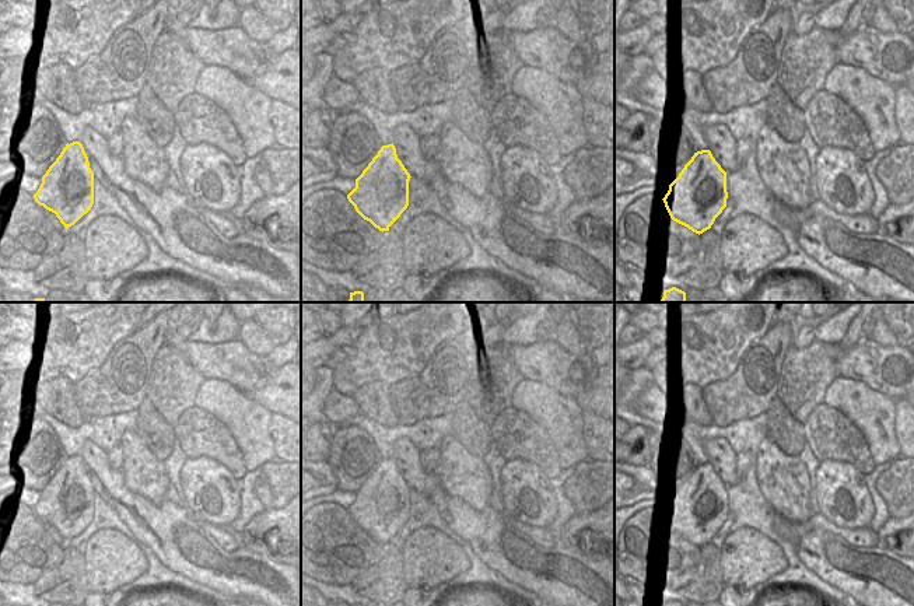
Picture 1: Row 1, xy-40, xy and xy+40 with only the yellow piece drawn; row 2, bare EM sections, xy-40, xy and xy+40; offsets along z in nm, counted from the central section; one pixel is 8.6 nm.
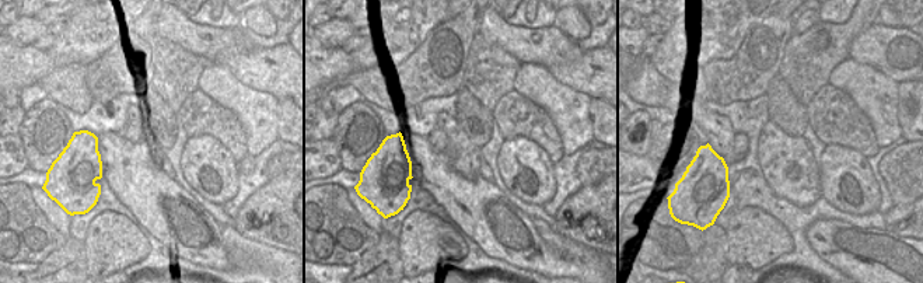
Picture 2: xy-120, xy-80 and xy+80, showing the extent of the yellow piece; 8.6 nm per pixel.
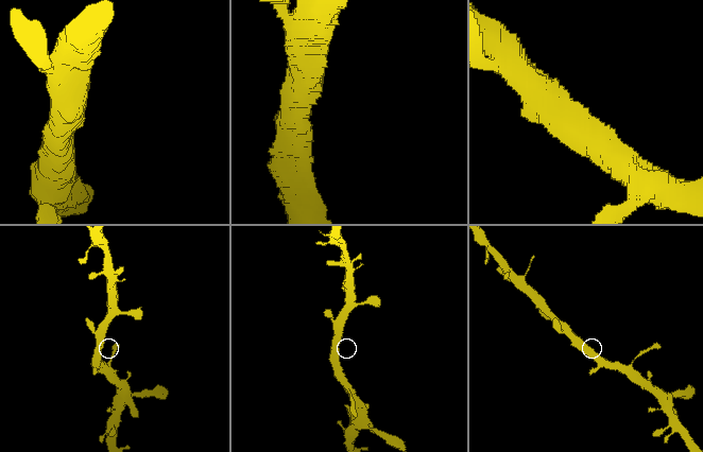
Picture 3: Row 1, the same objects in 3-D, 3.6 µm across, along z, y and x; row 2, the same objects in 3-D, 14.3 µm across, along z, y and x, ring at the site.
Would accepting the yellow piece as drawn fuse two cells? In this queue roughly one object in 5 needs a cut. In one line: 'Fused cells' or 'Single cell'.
Single cell.

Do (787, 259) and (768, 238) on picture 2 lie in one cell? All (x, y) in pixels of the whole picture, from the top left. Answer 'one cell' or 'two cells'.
two cells

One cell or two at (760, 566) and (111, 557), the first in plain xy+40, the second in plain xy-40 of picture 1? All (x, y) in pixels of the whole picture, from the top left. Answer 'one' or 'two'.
one

